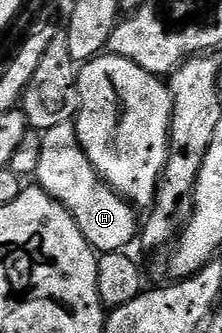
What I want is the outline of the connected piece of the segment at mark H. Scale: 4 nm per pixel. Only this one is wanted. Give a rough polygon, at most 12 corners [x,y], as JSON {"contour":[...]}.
{"contour":[[74,122],[42,134],[37,185],[95,251],[125,251],[135,207],[105,184]]}

